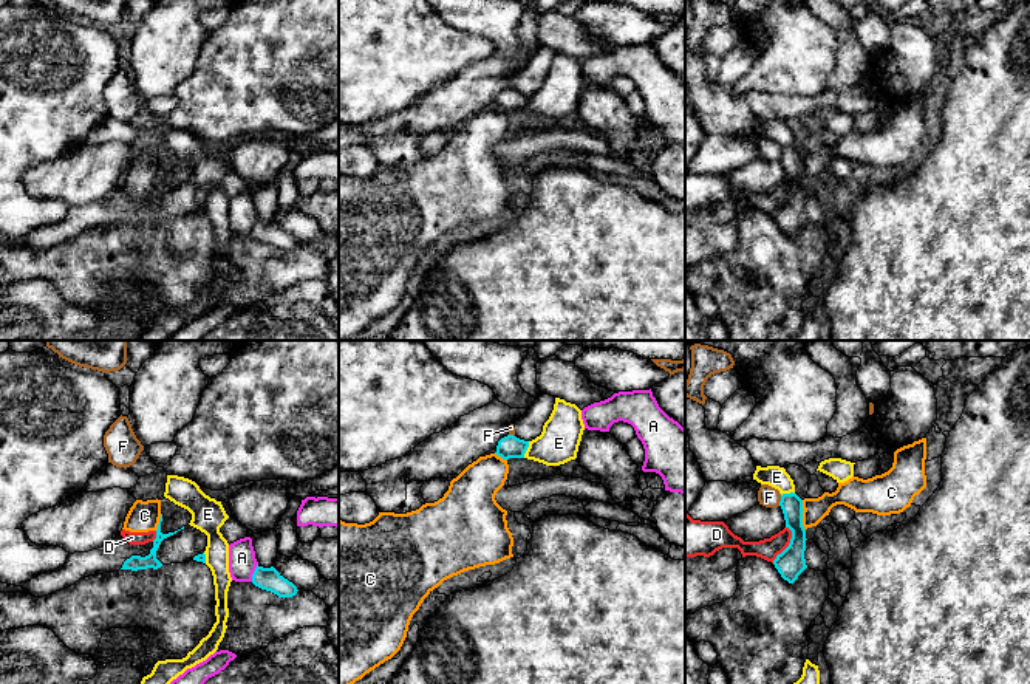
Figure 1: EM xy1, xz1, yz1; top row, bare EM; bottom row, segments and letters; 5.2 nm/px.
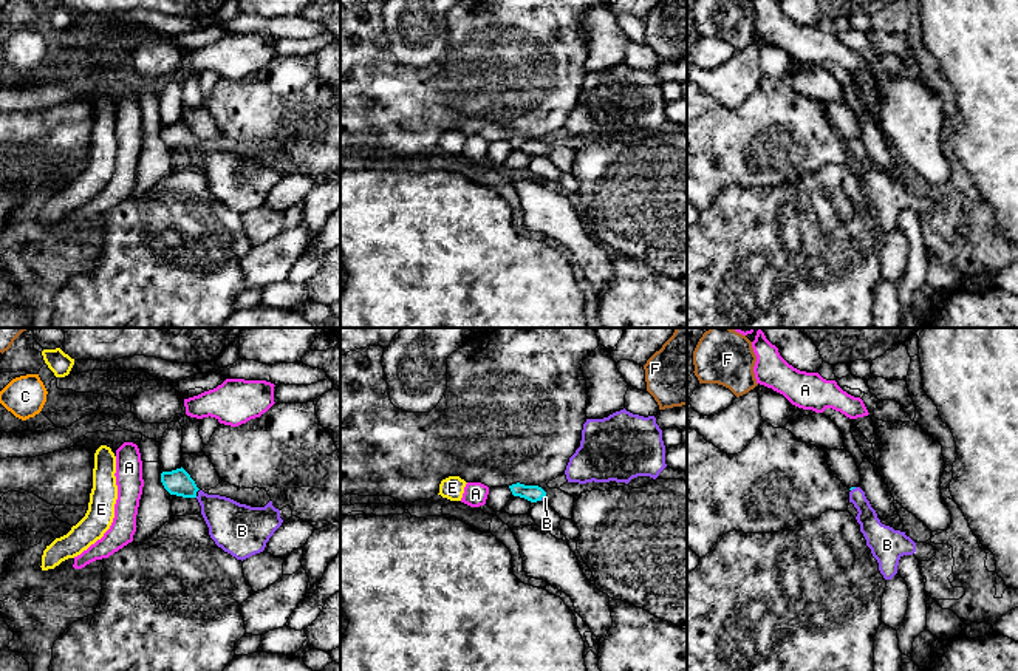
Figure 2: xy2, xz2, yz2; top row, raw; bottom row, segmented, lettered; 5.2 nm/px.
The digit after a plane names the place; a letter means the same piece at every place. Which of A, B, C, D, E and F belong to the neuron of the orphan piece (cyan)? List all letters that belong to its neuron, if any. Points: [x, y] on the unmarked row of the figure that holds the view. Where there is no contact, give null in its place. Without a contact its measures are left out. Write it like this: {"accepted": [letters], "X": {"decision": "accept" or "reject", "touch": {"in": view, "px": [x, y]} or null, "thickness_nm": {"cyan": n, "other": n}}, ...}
{"accepted": ["B"], "A": {"decision": "reject", "touch": {"in": "xy1", "px": [254, 226]}, "thickness_nm": {"cyan": 120, "other": 140}}, "B": {"decision": "accept", "touch": {"in": "xz2", "px": [542, 150]}, "thickness_nm": {"cyan": 90, "other": 30}}, "C": {"decision": "reject", "touch": {"in": "yz1", "px": [801, 169]}, "thickness_nm": {"cyan": 150, "other": 120}}, "D": {"decision": "reject", "touch": {"in": "yz1", "px": [789, 198]}, "thickness_nm": {"cyan": 150, "other": 110}}, "E": {"decision": "reject", "touch": {"in": "xz1", "px": [526, 102]}, "thickness_nm": {"cyan": 120, "other": 220}}, "F": {"decision": "reject", "touch": {"in": "yz1", "px": [781, 153]}, "thickness_nm": {"cyan": 110, "other": 110}}}

